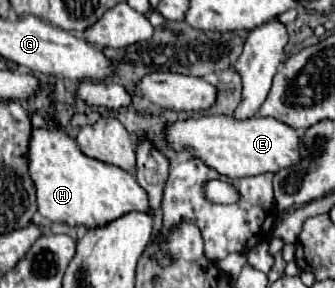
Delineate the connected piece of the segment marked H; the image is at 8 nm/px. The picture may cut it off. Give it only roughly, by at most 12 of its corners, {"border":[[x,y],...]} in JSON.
{"border":[[64,130],[28,146],[38,212],[102,228],[150,212],[126,170],[84,156]]}

